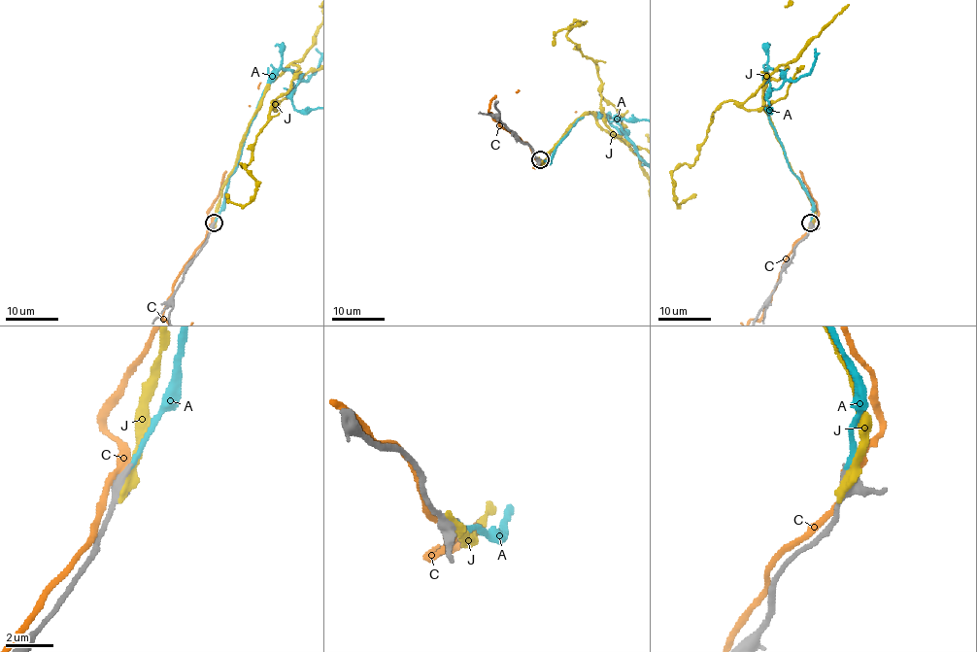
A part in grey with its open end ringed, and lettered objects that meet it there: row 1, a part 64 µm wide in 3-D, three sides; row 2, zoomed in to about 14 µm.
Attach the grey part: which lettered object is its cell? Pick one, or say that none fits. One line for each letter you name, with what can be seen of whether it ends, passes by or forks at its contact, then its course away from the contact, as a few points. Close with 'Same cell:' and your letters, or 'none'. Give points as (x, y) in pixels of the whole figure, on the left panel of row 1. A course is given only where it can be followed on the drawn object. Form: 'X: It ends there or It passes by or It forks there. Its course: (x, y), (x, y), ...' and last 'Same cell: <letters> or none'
A: It ends there
Same cell: A

